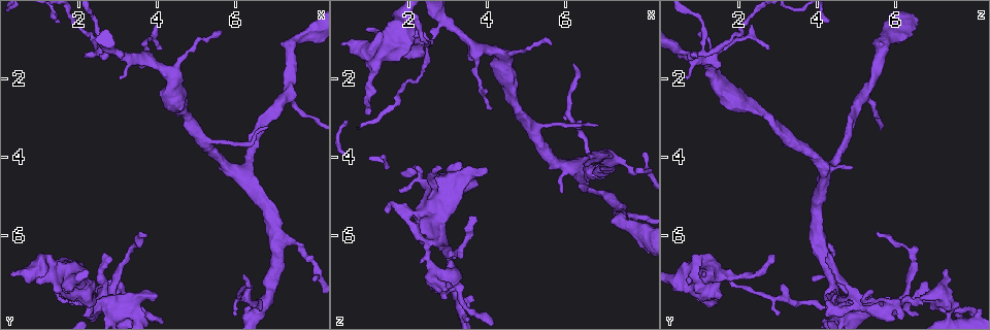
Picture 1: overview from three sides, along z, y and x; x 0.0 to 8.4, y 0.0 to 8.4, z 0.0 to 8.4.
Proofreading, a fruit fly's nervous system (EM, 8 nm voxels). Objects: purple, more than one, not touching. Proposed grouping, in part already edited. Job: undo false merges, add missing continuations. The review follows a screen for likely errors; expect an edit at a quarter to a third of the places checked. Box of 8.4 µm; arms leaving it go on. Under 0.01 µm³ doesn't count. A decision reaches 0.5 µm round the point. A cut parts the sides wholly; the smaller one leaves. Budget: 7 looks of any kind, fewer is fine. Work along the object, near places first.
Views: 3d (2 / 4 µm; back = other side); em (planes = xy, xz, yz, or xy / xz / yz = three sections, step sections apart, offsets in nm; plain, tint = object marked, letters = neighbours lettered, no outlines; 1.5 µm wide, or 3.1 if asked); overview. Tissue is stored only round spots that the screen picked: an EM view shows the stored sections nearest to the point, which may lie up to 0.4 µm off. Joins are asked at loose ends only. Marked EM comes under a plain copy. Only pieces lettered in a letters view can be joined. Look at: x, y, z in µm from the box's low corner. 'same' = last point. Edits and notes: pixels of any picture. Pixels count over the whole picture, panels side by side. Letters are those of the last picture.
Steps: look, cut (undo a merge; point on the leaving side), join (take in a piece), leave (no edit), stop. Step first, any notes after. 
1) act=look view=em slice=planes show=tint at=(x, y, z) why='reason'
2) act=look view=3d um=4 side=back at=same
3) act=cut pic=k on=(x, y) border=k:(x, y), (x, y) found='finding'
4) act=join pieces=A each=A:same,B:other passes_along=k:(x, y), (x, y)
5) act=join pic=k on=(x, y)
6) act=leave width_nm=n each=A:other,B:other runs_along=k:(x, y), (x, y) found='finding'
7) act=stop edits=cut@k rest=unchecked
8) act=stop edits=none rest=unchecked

act=look view=3d um=4 at=(6.90, 3.20, 3.20) why='thin end'

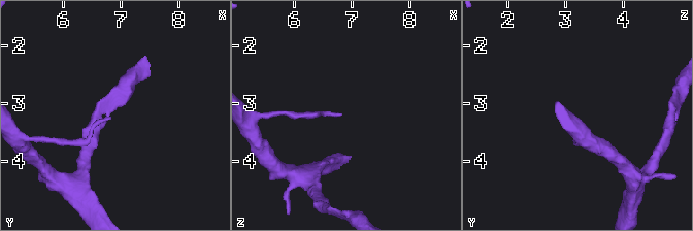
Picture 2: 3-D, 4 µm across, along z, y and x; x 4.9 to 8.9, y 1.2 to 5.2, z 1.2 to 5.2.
act=look view=em slice=yz step=8 show=letters at=(6.85, 3.25, 3.20) why='need the tissue'

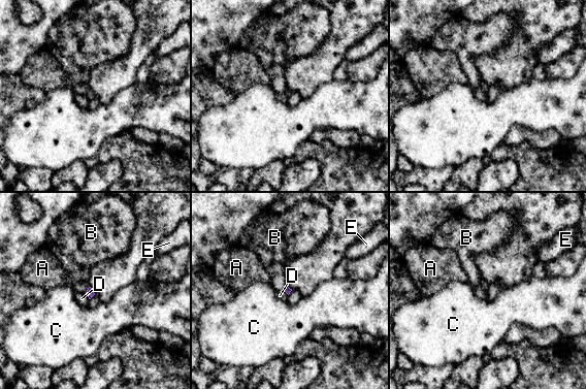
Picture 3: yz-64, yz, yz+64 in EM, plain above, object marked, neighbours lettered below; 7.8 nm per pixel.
act=look view=em slice=planes show=letters at=same

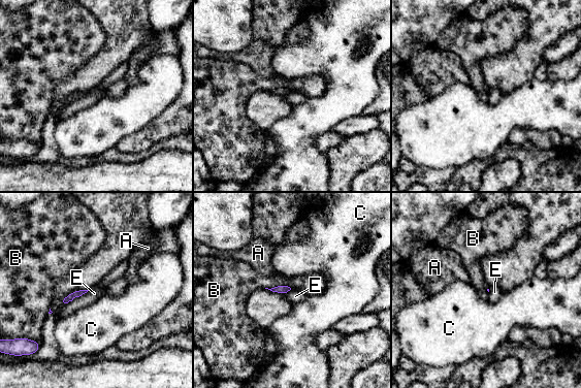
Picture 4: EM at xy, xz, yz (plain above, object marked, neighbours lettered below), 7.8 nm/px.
act=leave each=A:other,B:other,C:other,E:other border=4:(89, 289), (66, 303) found='none of them fits'

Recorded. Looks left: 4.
act=look view=3d um=4 at=(1.10, 6.50, 2.95) why='tapers out'

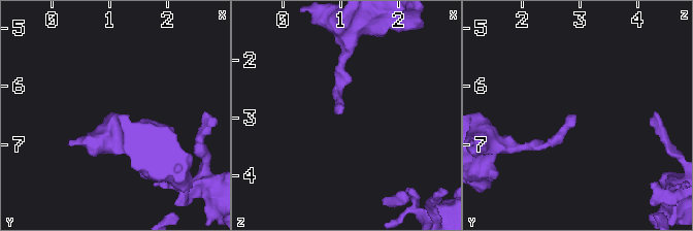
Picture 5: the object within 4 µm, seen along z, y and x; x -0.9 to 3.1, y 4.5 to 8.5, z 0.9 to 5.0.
act=look view=em slice=planes show=letters at=(1.00, 6.50, 2.90)

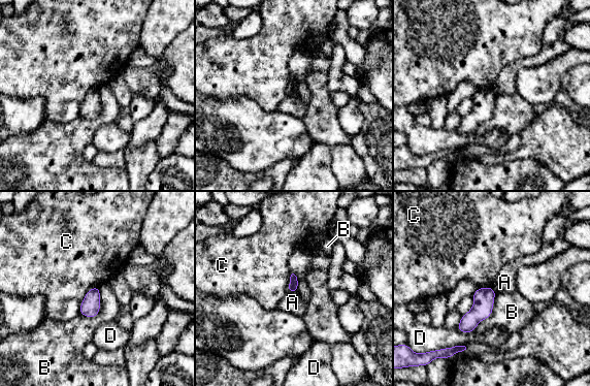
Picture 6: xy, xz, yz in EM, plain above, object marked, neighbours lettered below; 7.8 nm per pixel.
act=leave each=A:other,B:other,C:other,D:other border=6:(296, 291), (288, 293) found='none of them fits'

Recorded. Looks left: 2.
act=look view=em slice=xz step=4 show=letters at=(2.45, 7.75, 1.40) why='free end'

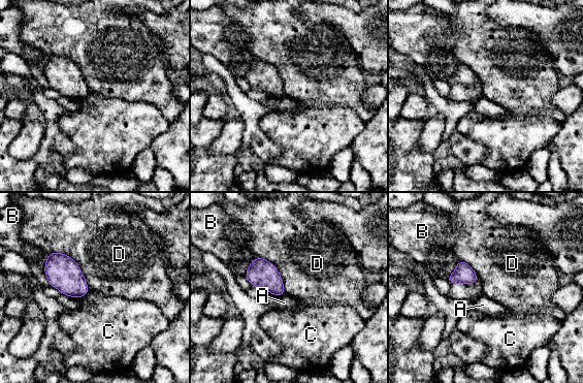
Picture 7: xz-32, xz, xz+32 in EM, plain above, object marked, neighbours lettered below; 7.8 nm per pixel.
act=look view=em slice=planes show=letters at=same why='cut it another way'

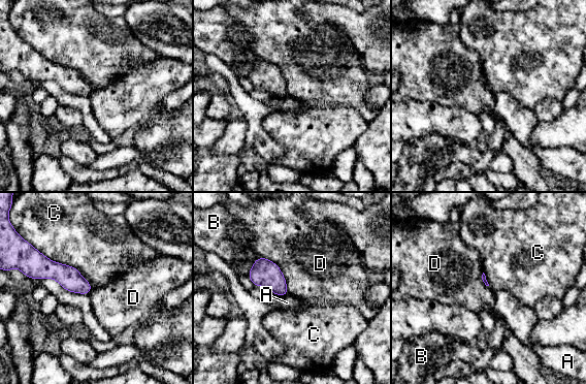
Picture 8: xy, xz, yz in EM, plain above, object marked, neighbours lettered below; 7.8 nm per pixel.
act=leave each=A:other,B:other,C:other,D:other border=8:(260, 256), (278, 265), (289, 293) found='none of them fits'

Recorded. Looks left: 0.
act=stop edits=none rest=unchecked

